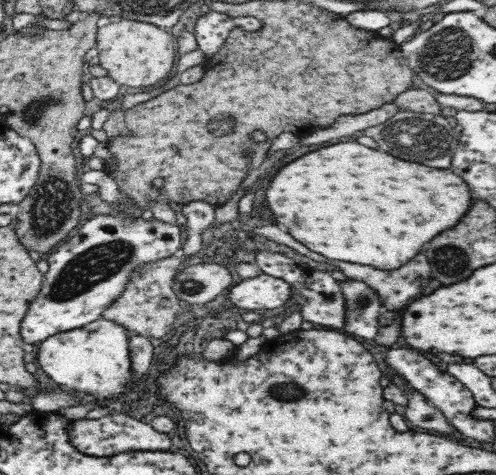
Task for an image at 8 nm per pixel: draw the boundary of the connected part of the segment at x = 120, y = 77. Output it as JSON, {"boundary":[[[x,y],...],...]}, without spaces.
{"boundary":[[[118,19],[97,30],[95,48],[99,64],[116,82],[140,88],[167,80],[176,58],[174,38],[164,28],[149,22]]]}

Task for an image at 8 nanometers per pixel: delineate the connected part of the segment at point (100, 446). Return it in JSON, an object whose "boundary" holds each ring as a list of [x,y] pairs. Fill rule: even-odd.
{"boundary":[[[116,413],[114,415],[104,416],[98,419],[78,419],[72,422],[72,426],[70,426],[70,441],[72,441],[72,445],[75,448],[78,448],[79,452],[83,454],[88,454],[93,457],[111,457],[112,454],[117,456],[120,452],[124,453],[126,450],[170,450],[170,448],[174,448],[176,444],[174,444],[174,440],[168,437],[168,434],[164,434],[162,432],[156,432],[155,428],[151,424],[143,423],[125,413]]]}

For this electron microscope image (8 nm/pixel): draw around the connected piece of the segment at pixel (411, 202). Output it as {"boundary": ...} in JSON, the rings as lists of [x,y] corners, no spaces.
{"boundary":[[[356,142],[326,146],[278,168],[264,198],[276,224],[312,252],[330,260],[372,264],[376,268],[398,268],[406,264],[432,236],[454,226],[470,206],[468,188],[450,172],[450,168],[436,170],[404,162]]]}

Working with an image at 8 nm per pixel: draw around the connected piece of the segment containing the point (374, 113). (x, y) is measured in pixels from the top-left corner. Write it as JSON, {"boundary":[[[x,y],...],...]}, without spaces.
{"boundary":[[[393,102],[384,104],[382,108],[376,110],[370,110],[364,114],[345,114],[338,116],[336,122],[328,128],[328,130],[318,130],[314,132],[312,136],[306,136],[302,140],[304,146],[310,146],[310,144],[320,144],[320,142],[326,142],[330,138],[340,138],[340,136],[350,136],[354,132],[360,132],[366,130],[372,126],[378,126],[384,124],[386,120],[390,120],[398,112],[396,105]]]}

